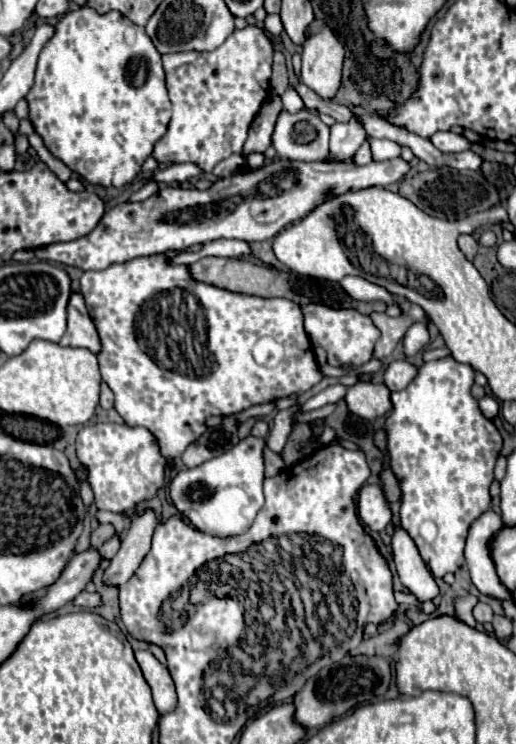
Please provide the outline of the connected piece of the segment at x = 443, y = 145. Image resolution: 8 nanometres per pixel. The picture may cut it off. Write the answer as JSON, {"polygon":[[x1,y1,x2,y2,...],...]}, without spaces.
{"polygon":[[437,132,429,140,441,152,465,152,471,148,471,142,465,136,455,134,455,132]]}

